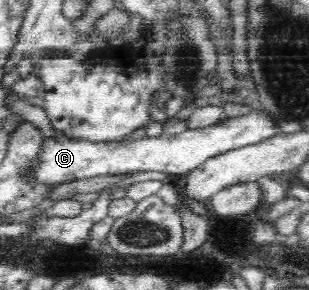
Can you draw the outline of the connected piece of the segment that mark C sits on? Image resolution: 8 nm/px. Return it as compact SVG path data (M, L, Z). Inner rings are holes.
M257 108L250 114L226 119L226 123L204 129L188 129L176 137L150 137L146 135L119 144L92 143L88 140L69 138L61 134L42 134L38 153L31 164L17 173L22 184L32 188L37 186L54 187L63 183L80 181L100 176L130 176L138 171L162 171L167 174L182 174L192 171L207 159L238 148L256 145L274 137L277 129L267 115Z

